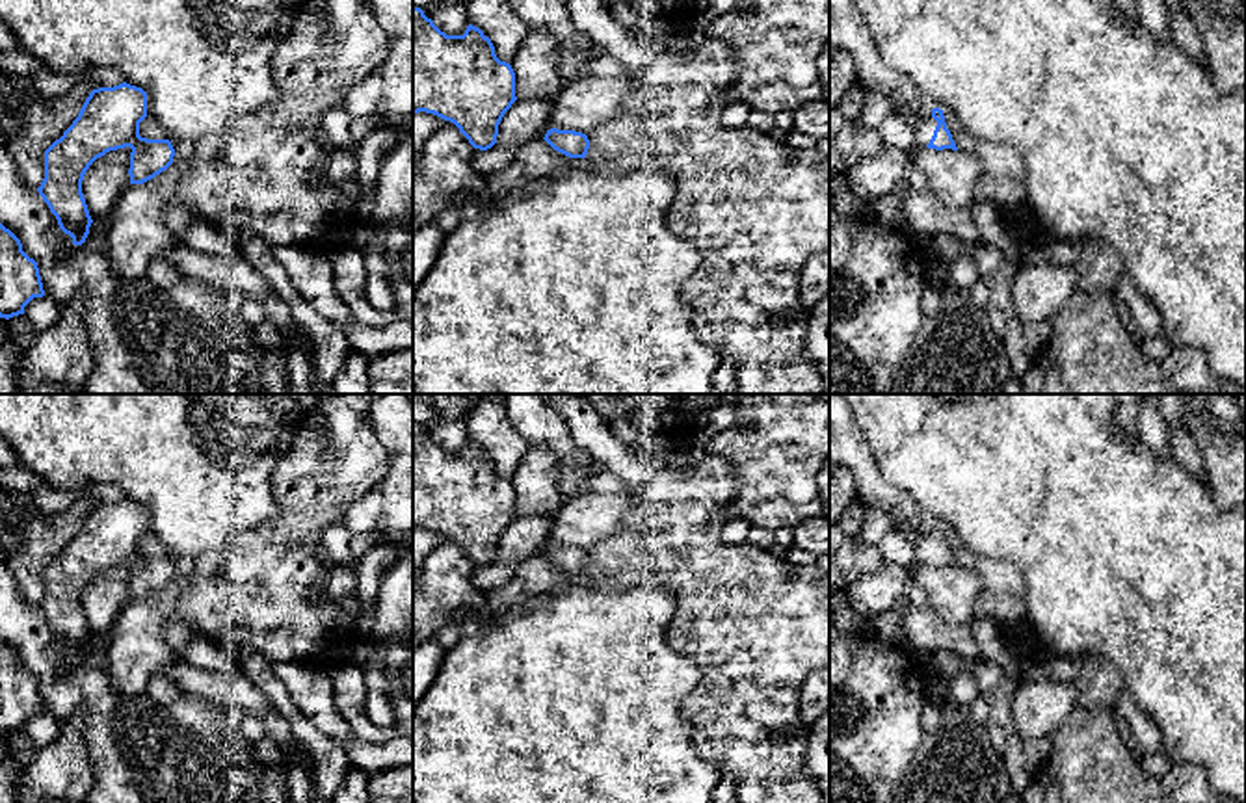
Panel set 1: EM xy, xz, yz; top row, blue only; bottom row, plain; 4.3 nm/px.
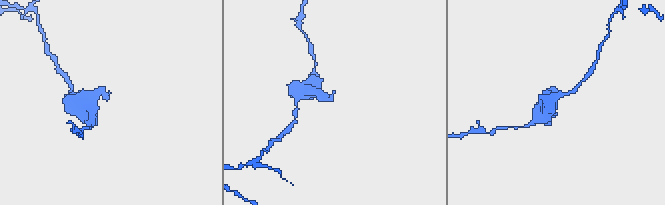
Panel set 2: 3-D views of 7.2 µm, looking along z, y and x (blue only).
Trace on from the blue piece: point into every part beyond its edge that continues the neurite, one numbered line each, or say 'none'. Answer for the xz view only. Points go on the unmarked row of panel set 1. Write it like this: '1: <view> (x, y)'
none

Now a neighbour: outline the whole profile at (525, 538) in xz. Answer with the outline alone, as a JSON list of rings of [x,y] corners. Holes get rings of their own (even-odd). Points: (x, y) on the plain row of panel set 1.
[[[552,515],[515,517],[498,541],[497,559],[487,567],[474,565],[476,587],[489,593],[506,586],[526,559],[541,554],[550,528]]]

